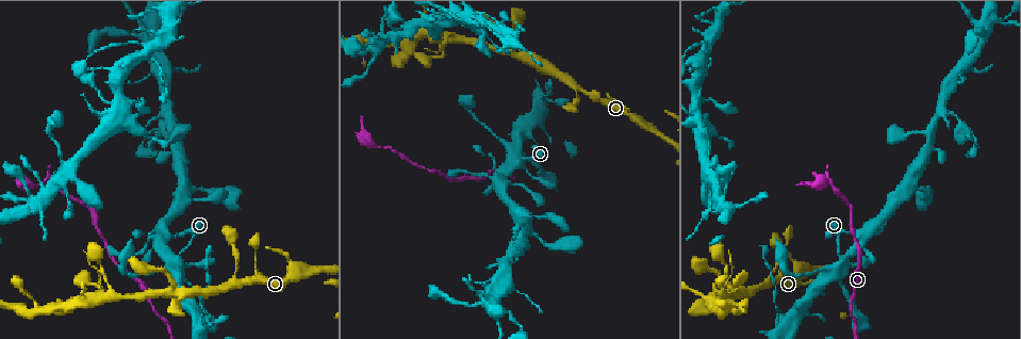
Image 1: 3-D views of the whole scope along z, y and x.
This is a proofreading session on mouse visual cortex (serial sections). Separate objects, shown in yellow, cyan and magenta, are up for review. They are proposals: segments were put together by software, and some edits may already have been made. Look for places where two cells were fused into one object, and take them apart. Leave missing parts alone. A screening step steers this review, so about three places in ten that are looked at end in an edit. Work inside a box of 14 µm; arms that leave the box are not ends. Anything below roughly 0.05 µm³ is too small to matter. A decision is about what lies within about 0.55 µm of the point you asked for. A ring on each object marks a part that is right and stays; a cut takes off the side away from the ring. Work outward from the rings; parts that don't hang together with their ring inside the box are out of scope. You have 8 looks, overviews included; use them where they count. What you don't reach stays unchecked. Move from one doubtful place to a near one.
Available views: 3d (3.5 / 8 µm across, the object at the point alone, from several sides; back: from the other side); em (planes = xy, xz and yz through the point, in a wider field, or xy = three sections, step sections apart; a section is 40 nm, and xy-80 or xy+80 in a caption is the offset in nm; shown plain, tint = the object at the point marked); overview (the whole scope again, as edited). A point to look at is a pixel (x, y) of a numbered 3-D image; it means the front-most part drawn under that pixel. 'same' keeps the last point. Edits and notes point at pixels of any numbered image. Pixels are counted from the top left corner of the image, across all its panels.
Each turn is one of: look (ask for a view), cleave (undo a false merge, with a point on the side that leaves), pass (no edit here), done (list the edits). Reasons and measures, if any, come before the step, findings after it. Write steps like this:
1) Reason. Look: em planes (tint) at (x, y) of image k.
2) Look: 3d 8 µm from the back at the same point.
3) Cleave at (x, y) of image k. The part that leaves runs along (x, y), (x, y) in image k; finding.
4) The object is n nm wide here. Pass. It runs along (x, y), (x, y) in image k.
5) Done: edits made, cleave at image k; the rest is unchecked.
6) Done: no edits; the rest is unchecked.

Looks like a crossing. Look: 3d 8 µm at (848, 261) of image 1.

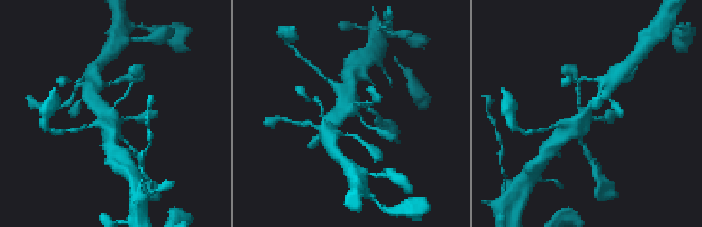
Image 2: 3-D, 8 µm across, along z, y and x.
Look: em xy step 3 (tint) at (351, 110) of image 2.

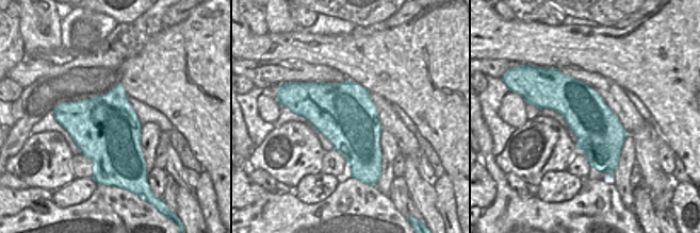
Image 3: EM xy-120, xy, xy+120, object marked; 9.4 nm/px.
Pass. It runs along (369, 103), (354, 103), (328, 128) in image 2; one cell here.

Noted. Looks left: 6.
Look: 3d 3.5 µm from the back at (770, 286) of image 1.

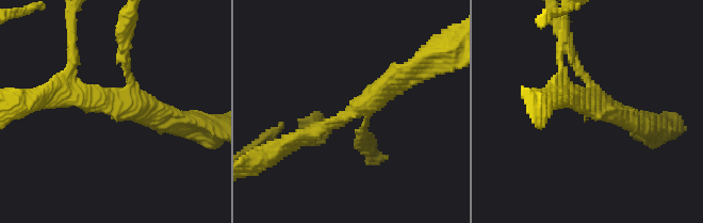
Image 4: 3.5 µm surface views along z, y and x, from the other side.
3 arms meet here; the arms are 100, 200, 250 nm wide. Look: em xy step 2 (plain) at (593, 108) of image 4.

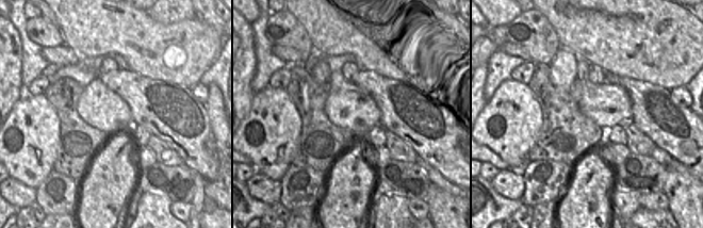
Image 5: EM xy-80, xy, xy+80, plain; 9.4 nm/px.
Look: em xy step 2 (tint) at the same point.

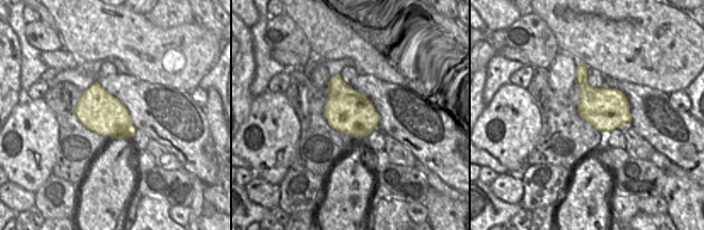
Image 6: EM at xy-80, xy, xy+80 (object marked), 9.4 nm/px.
Pass. It runs along (295, 139), (364, 107), (417, 65) in image 4; one cell here.

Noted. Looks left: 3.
Abrupt turn. Look: 3d 3.5 µm from the back at (775, 323) of image 1.

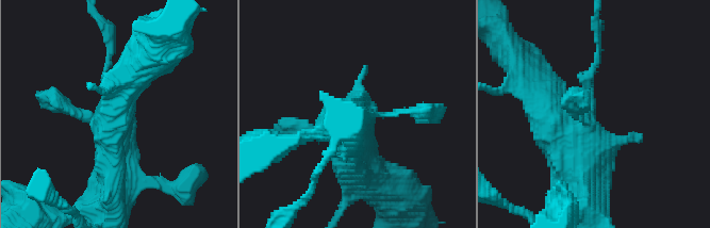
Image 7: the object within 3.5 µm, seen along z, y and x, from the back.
Shape alone is not enough. Look: em xy step 3 (tint) at (590, 119) of image 7.

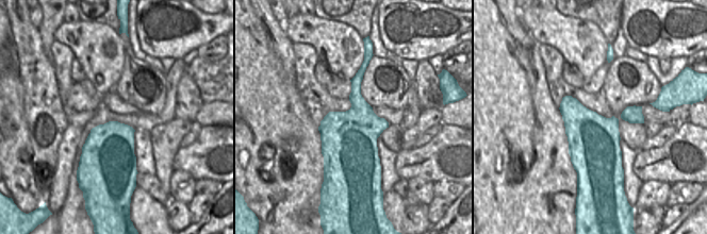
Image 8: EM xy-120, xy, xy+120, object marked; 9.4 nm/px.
The object is 500 nm wide here. Pass. It runs along (540, 98), (583, 131), (596, 49) in image 7; all the same cell.

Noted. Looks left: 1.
Done: no edits; the rest is unchecked.

